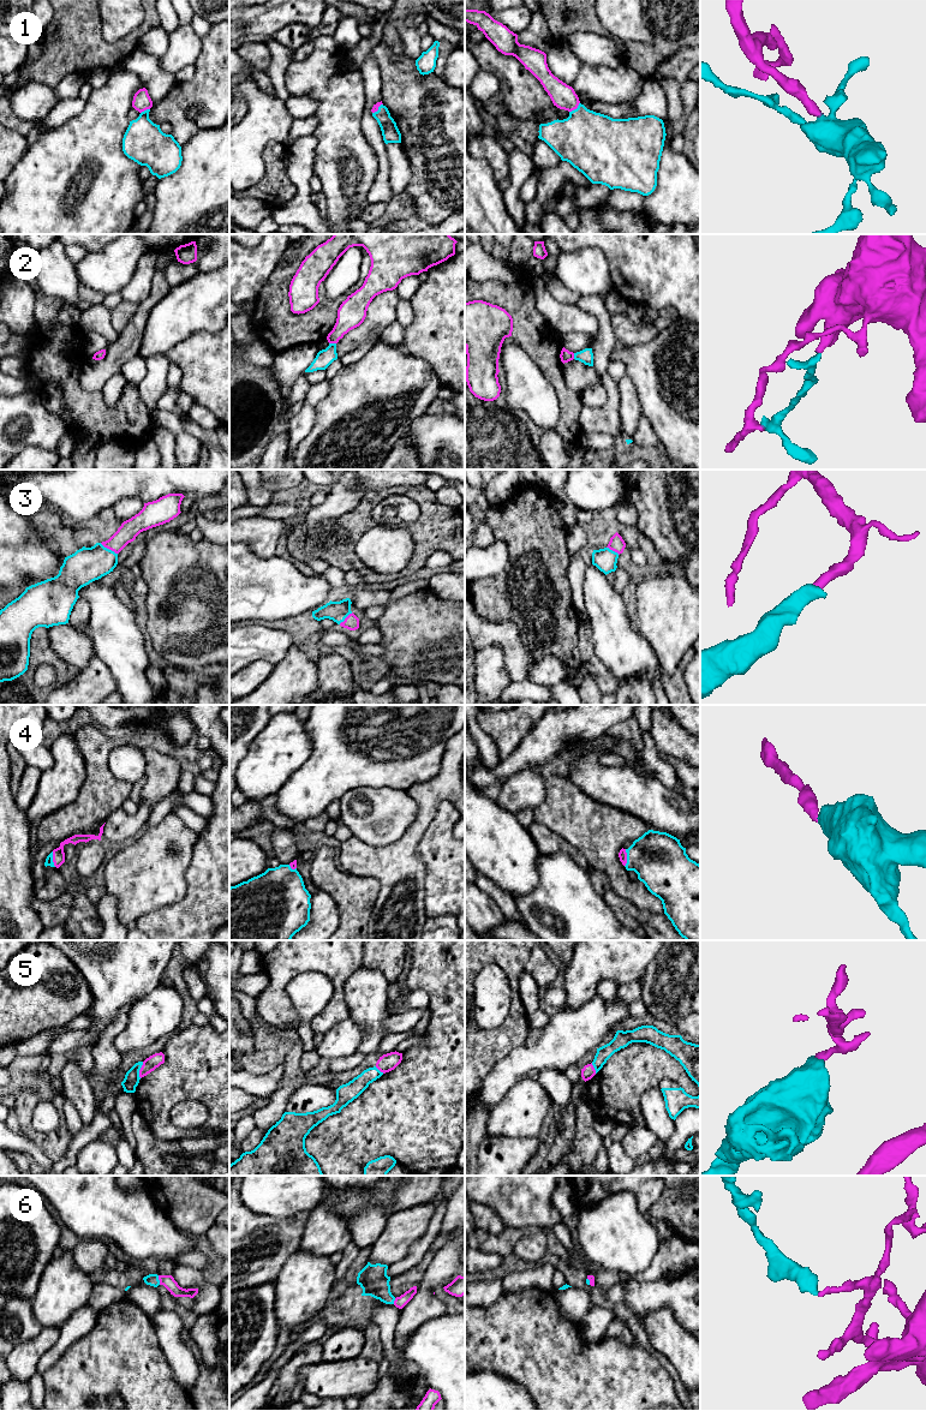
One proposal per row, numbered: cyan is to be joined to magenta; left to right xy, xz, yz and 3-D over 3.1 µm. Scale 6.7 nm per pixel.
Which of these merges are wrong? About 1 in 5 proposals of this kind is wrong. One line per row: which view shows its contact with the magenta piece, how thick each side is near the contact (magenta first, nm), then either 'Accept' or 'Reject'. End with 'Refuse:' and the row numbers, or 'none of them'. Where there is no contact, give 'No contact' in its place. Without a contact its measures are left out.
1: Touches magenta in yz. Thickness 160 nm (magenta) against 400 nm. Accept
2: Touches magenta in xz. Thickness 190 nm (magenta) against 110 nm. Accept
3: Touches magenta in xy. Thickness 130 nm (magenta) against 240 nm. Accept
4: Touches magenta in yz. Thickness 60 nm (magenta) against 360 nm. Accept
5: Touches magenta in xy. Thickness 90 nm (magenta) against 100 nm. Reject
6: Touches magenta in xy. Thickness 90 nm (magenta) against 80 nm. Accept
Refuse: 5

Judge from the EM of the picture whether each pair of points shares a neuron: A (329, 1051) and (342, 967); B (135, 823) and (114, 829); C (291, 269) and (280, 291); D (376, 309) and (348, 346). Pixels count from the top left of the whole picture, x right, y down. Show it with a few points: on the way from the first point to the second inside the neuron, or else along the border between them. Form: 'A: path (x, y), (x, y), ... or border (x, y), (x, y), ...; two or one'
A: border (350, 1016), (335, 1023), (323, 1034); two
B: path (130, 825), (119, 826); one
C: path (286, 274), (280, 280), (280, 286); one
D: path (376, 318), (358, 336); one

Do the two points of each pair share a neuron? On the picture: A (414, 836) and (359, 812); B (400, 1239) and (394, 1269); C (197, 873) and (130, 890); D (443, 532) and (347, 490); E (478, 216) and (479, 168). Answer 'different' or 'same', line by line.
A: different
B: different
C: different
D: different
E: same

